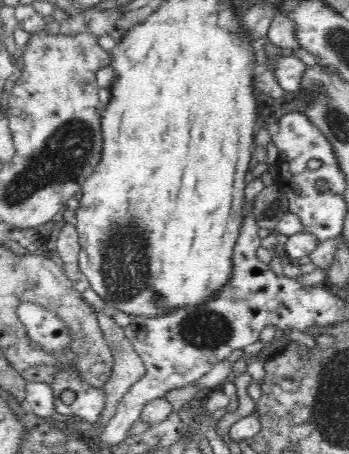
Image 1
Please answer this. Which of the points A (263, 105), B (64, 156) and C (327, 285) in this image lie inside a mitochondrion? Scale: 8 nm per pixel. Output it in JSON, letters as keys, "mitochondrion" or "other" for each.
{"A":"other","B":"mitochondrion","C":"other"}

